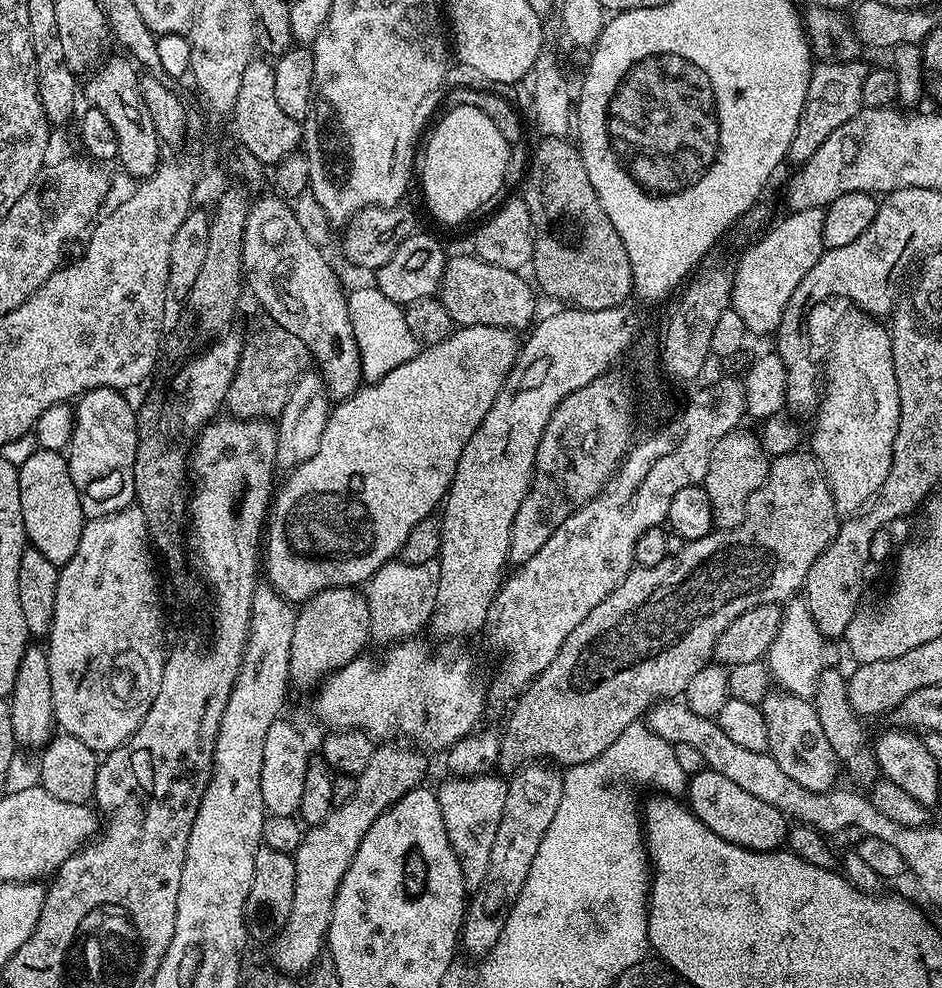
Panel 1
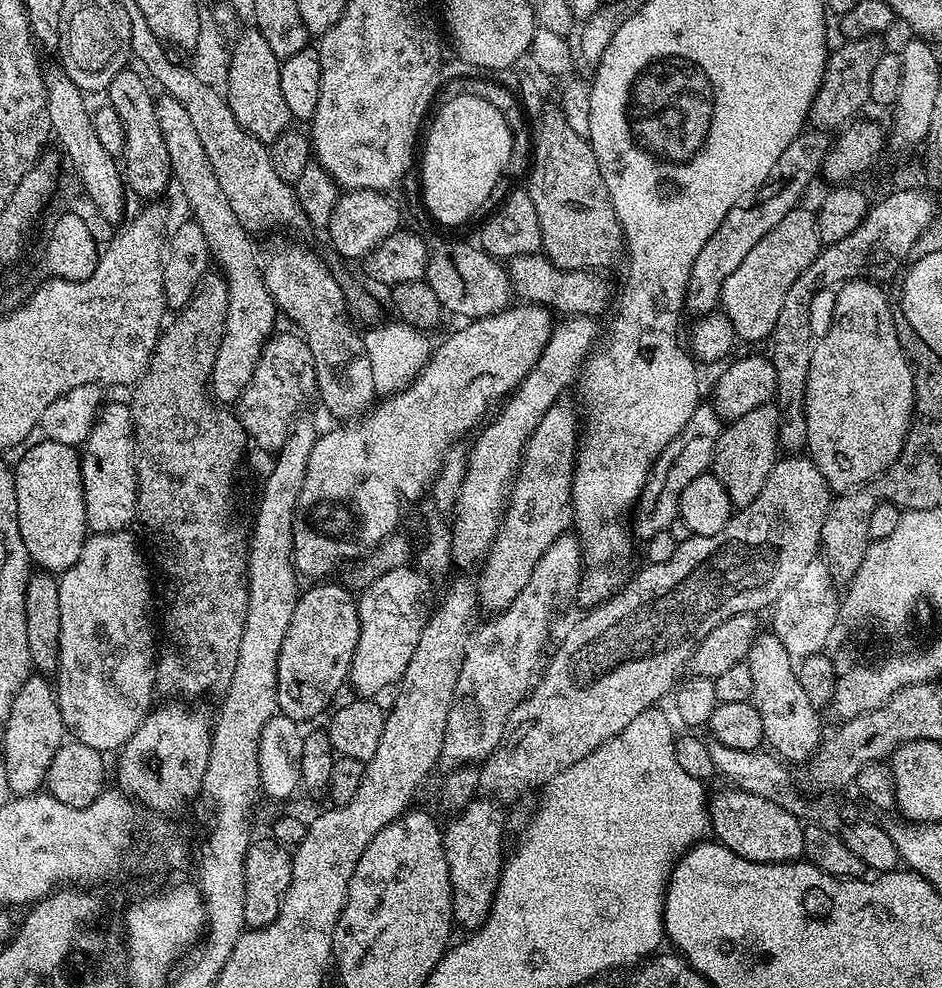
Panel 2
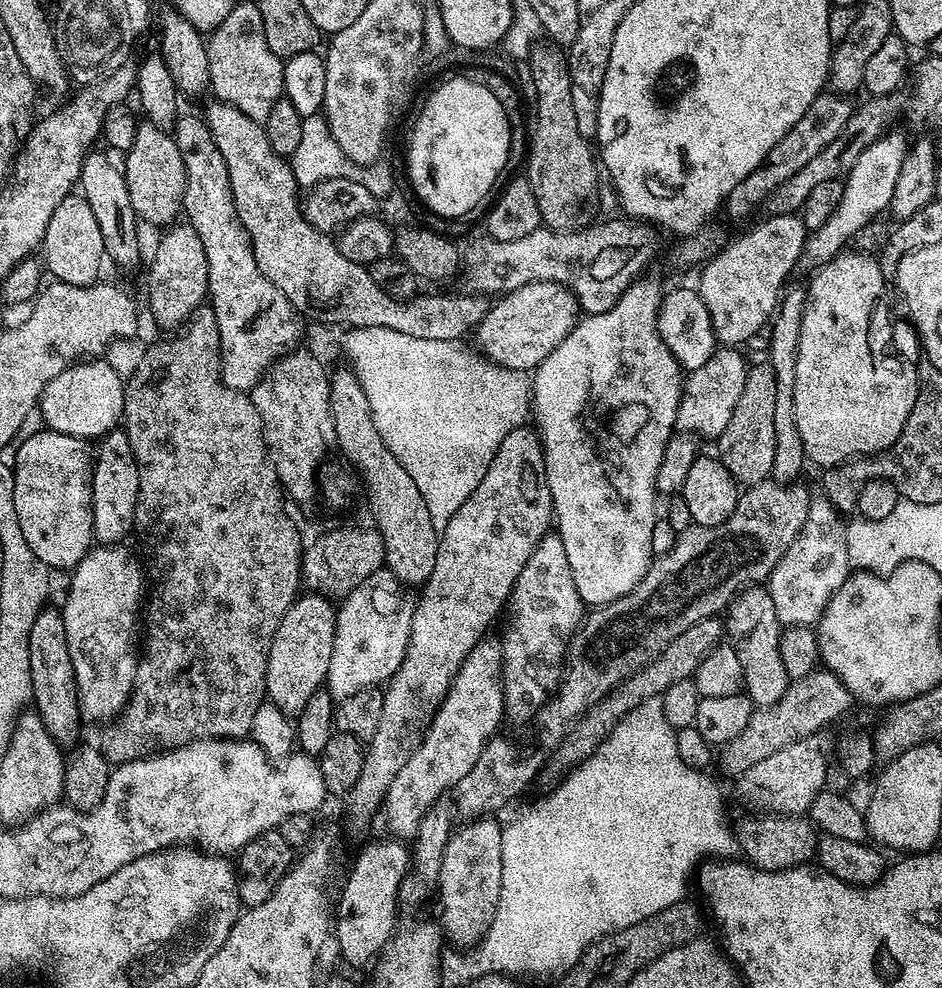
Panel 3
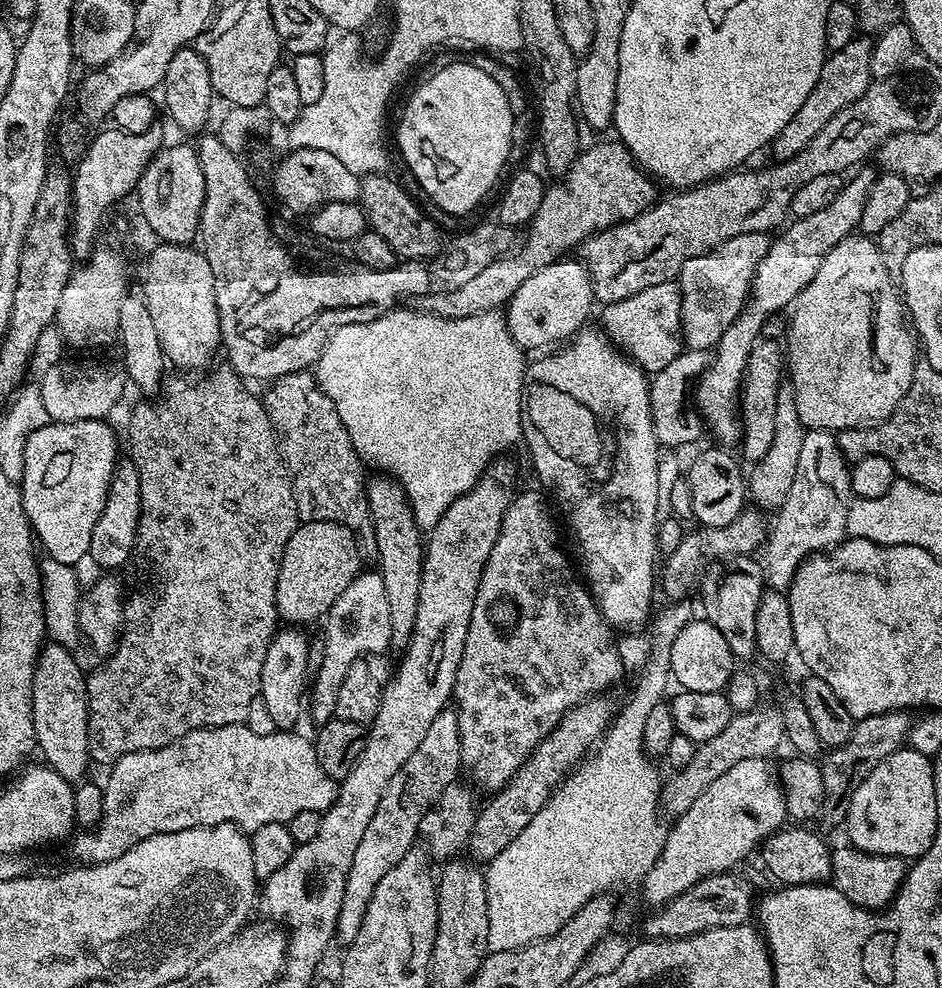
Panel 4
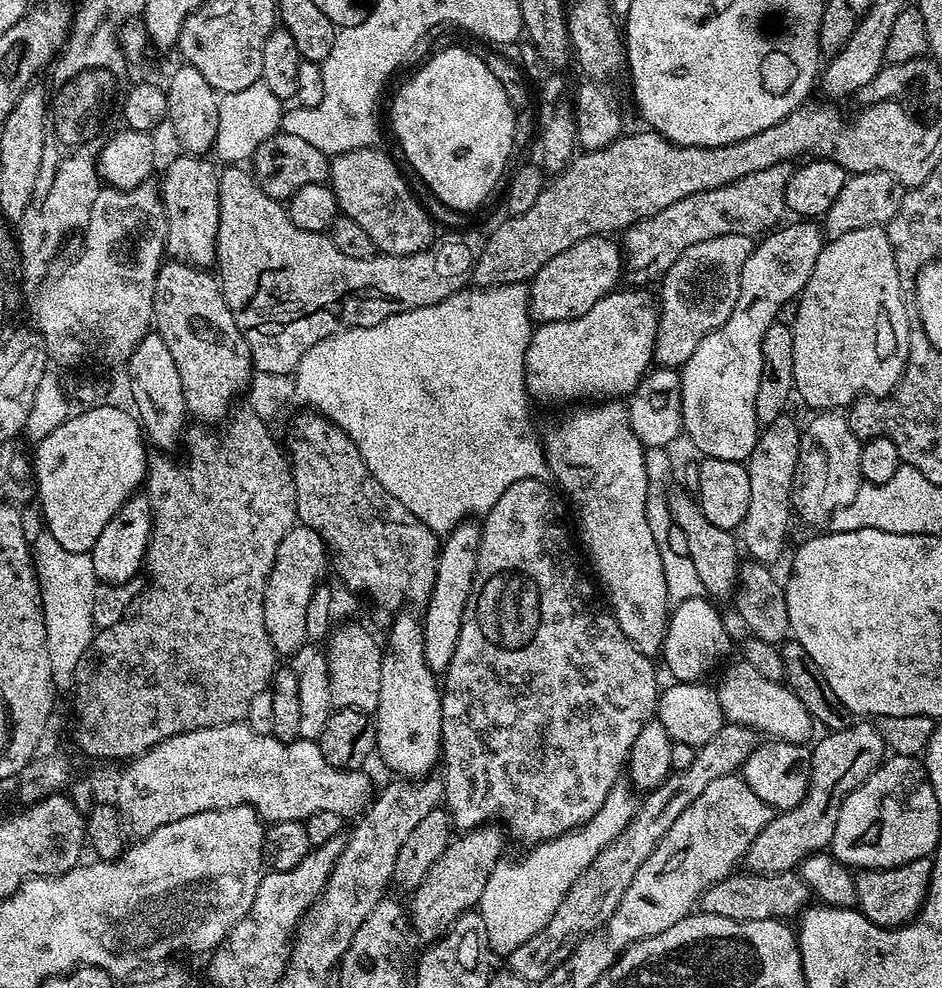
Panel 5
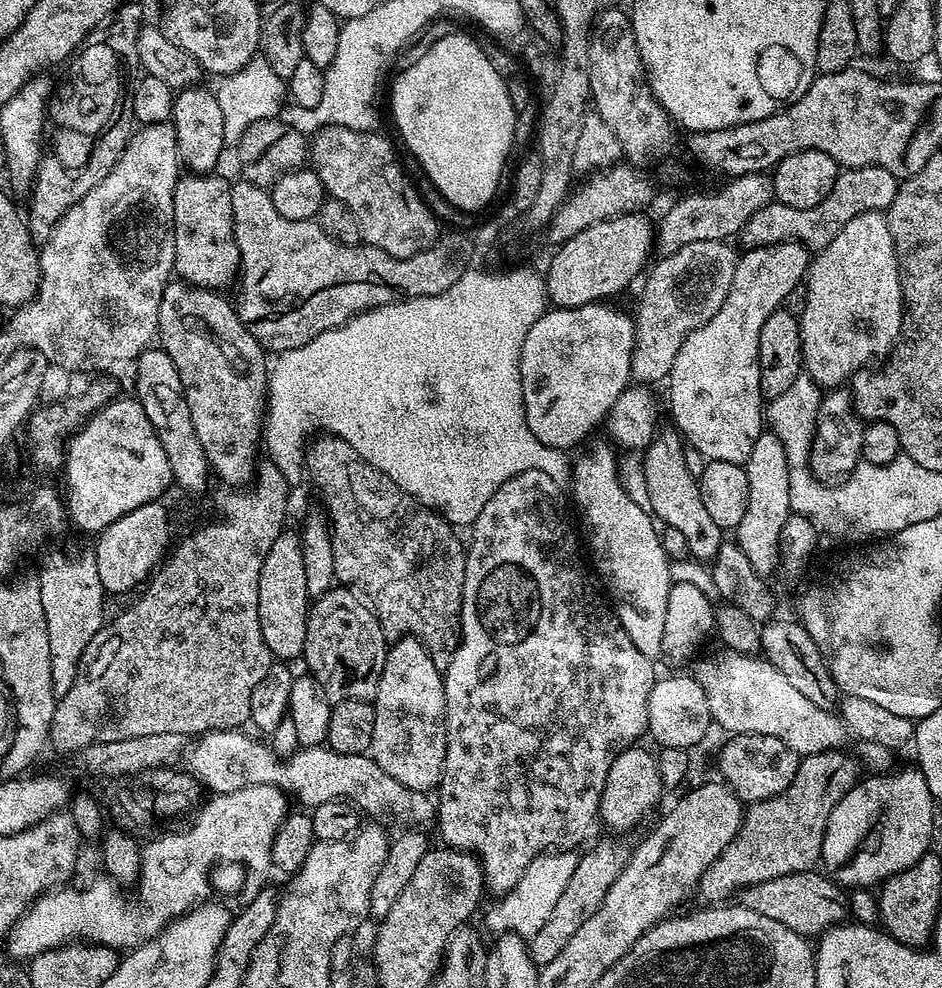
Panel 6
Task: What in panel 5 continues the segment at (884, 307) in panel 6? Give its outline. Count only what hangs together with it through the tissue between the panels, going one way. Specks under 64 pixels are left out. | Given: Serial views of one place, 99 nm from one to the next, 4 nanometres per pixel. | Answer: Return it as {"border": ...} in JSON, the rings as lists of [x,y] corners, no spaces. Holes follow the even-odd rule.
{"border":[[[883,227],[863,228],[862,230],[850,230],[842,234],[836,240],[828,240],[821,247],[818,258],[814,262],[814,270],[802,289],[798,299],[795,301],[796,317],[790,320],[792,337],[794,338],[794,389],[797,397],[801,396],[806,403],[812,407],[812,410],[844,410],[851,405],[853,400],[860,396],[886,396],[895,388],[900,375],[904,372],[904,363],[908,357],[908,330],[910,321],[908,321],[908,312],[904,309],[905,289],[900,283],[900,271],[894,262],[892,247],[888,241],[887,231]]]}

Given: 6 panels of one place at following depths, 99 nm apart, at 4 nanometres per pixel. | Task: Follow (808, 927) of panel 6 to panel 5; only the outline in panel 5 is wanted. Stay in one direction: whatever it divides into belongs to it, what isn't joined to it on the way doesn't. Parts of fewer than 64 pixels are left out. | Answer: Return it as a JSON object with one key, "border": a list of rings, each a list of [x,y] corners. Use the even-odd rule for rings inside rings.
{"border":[[[736,870],[724,876],[717,884],[710,885],[700,897],[698,904],[707,915],[739,920],[740,923],[745,924],[751,920],[799,917],[809,903],[808,896],[810,897],[808,885],[795,871],[765,874]]]}

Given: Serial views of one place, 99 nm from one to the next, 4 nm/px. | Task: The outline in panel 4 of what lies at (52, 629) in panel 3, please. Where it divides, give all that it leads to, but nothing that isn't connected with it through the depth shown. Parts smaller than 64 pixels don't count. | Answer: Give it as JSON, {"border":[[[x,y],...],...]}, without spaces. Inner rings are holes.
{"border":[[[48,642],[36,655],[36,669],[32,679],[32,721],[36,731],[36,748],[45,756],[47,767],[69,782],[85,779],[84,771],[90,765],[88,750],[88,685],[85,673],[80,673],[80,664],[72,657],[73,653],[63,644]]]}

